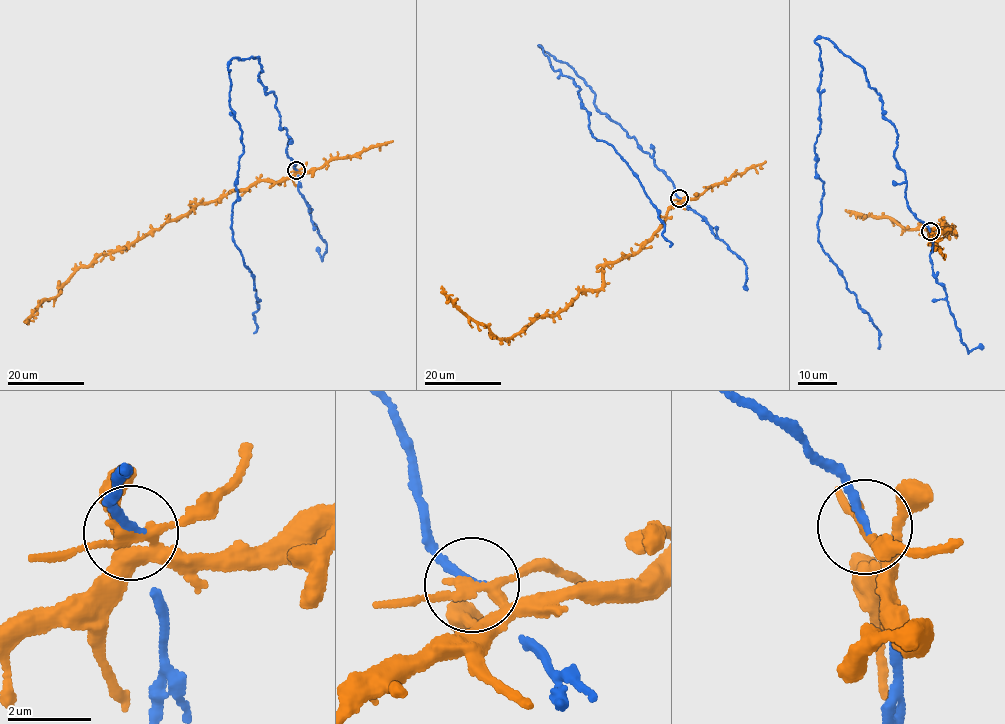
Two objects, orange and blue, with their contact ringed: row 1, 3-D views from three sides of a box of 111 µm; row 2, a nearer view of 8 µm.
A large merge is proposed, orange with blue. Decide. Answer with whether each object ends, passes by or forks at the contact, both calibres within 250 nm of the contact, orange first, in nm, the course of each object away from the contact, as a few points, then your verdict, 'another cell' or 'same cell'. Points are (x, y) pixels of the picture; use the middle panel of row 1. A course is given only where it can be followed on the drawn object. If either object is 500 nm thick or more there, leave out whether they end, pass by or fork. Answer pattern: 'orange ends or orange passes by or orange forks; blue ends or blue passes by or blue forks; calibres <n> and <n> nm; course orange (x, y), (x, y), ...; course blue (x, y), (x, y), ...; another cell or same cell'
orange forks; blue ends; calibres 200 and 200 nm; course orange (679, 199), (637, 252), (606, 263), (600, 288), (581, 290), (564, 309), (507, 339), (477, 323), (441, 286); course blue (679, 198), (634, 136), (597, 109), (585, 81), (539, 45), (580, 89), (593, 137), (634, 174), (669, 245); another cell

